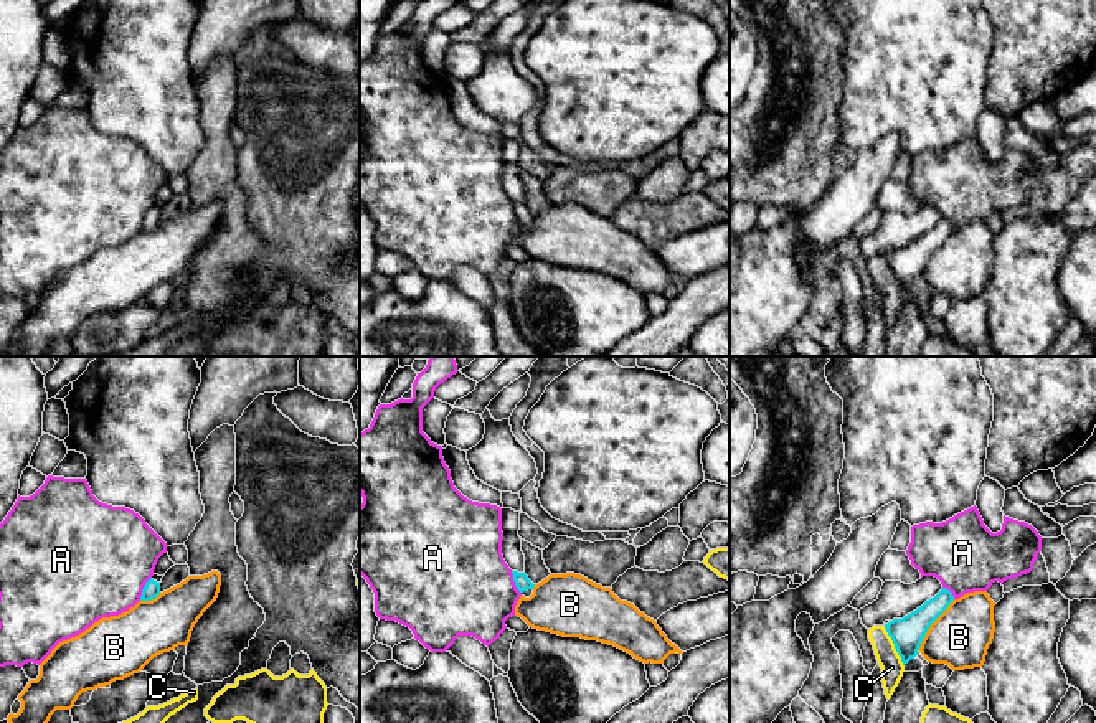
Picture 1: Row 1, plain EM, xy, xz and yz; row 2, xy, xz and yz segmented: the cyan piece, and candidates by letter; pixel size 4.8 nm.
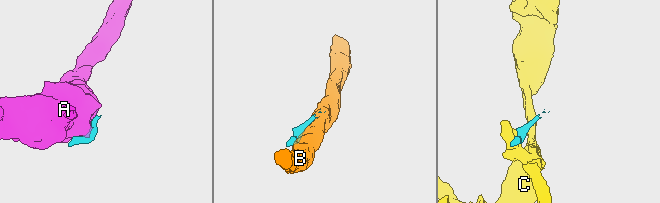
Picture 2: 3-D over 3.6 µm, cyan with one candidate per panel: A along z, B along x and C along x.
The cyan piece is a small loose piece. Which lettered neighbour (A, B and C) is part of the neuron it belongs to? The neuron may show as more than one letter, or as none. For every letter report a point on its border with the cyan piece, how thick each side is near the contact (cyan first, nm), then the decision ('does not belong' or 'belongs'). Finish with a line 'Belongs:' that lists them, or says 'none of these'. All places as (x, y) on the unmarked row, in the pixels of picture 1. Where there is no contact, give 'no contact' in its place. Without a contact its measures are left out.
A: xy (144, 218) | 80/480 nm | does not belong
B: yz (931, 253) | 160/300 nm | does not belong
C: yz (895, 276) | 160/110 nm | does not belong
Belongs: none of these

